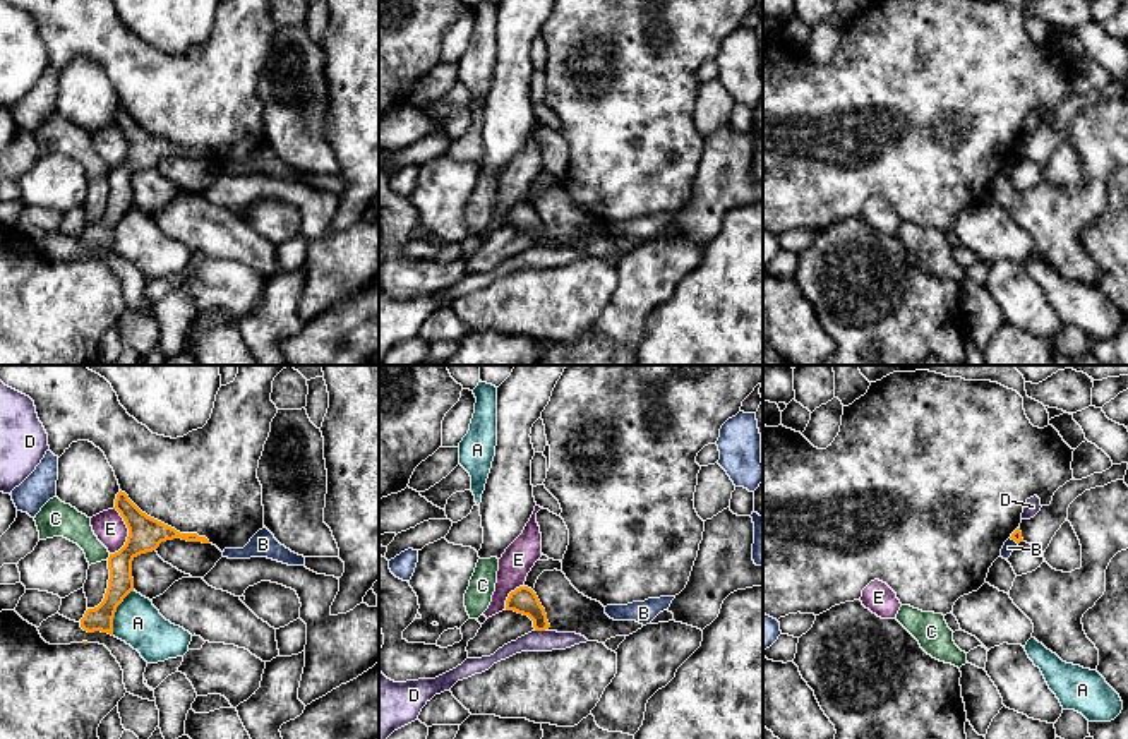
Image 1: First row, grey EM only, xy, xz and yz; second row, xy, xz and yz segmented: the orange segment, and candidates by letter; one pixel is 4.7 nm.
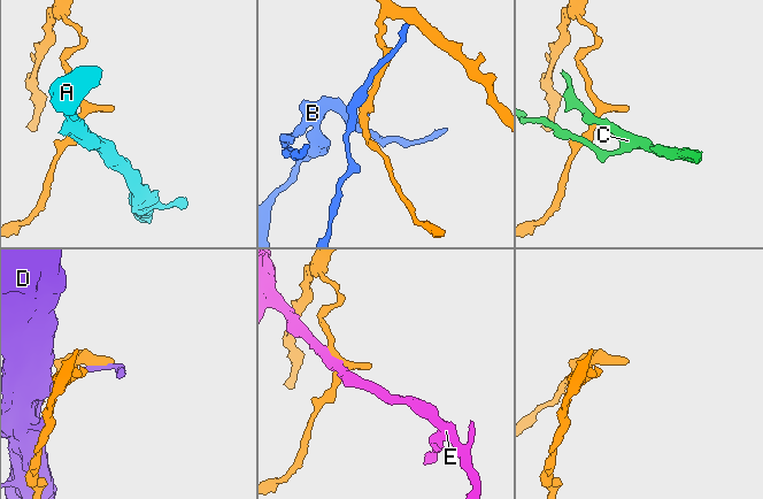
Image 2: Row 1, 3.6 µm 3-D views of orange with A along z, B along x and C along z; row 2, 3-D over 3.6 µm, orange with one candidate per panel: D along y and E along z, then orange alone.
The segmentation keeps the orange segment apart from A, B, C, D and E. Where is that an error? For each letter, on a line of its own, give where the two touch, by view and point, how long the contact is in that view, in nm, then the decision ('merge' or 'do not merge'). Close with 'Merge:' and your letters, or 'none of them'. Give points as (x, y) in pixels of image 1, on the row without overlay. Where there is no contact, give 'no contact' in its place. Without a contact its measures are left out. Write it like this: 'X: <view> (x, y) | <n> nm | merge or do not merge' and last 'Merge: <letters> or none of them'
A: xy (115, 227) | 240 nm | do not merge
B: yz (1014, 155) | 50 nm | do not merge
C: xy (108, 174) | 40 nm | do not merge
D: xz (540, 246) | 50 nm | do not merge
E: xy (129, 150) | 220 nm | do not merge
Merge: none of them

